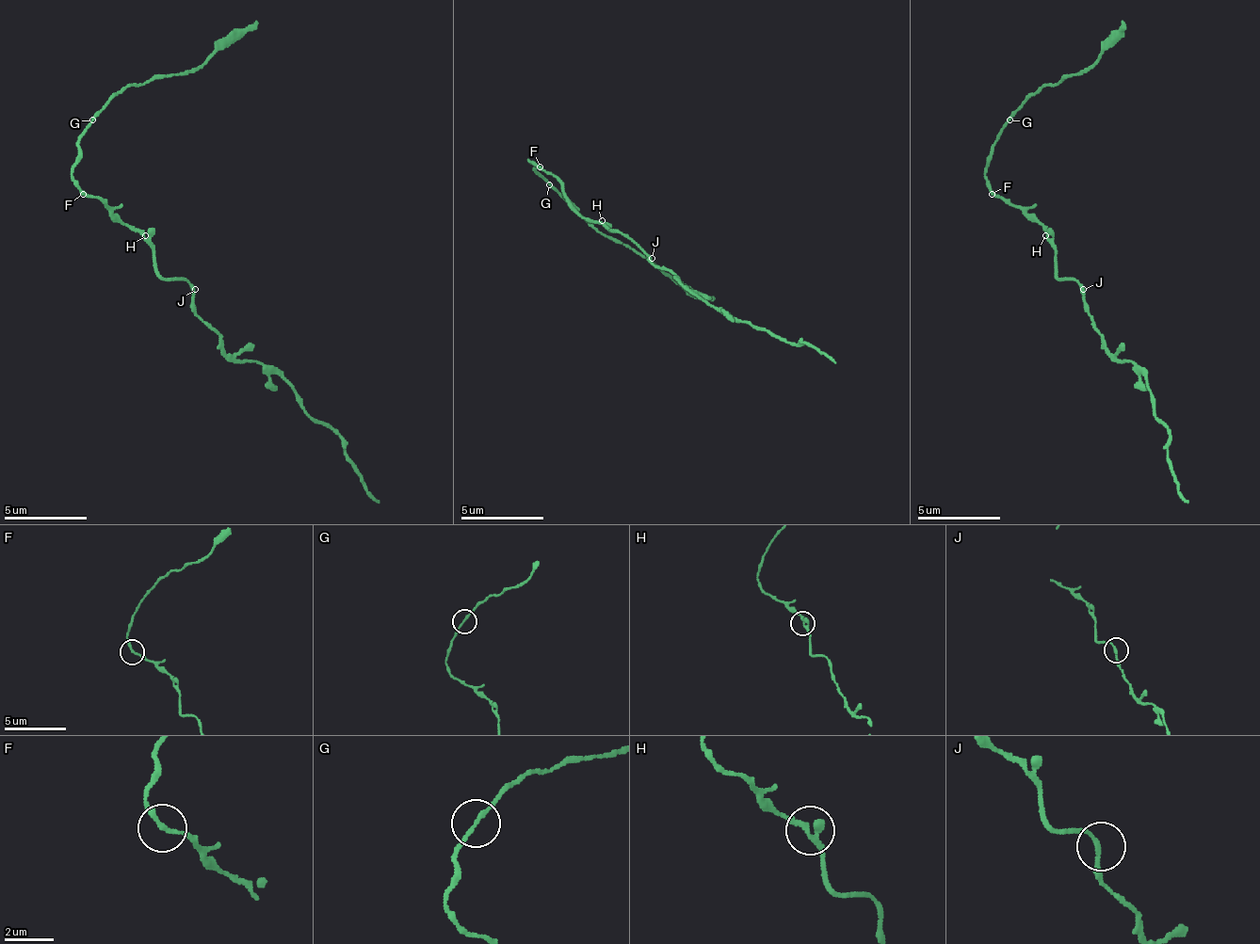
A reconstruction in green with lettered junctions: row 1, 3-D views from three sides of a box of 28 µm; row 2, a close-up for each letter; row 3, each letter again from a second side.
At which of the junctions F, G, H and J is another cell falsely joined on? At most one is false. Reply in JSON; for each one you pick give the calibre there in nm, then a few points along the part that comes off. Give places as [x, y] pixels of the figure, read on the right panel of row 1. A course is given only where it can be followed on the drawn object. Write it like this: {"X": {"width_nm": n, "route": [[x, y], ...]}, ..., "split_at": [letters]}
{"split_at": []}

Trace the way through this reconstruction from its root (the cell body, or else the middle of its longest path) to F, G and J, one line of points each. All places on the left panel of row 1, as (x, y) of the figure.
F: (141, 235), (107, 206), (83, 194)
G: (141, 235), (107, 206), (91, 198), (74, 177), (78, 136), (91, 119)
J: (141, 235), (153, 252), (153, 268), (162, 277), (183, 277), (195, 289)

